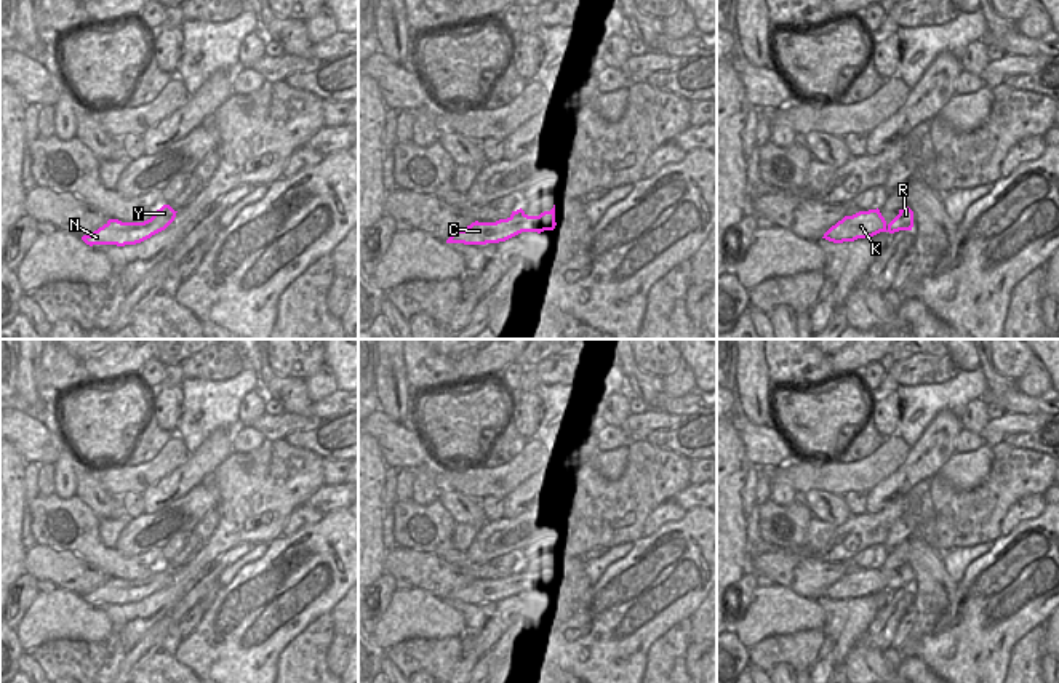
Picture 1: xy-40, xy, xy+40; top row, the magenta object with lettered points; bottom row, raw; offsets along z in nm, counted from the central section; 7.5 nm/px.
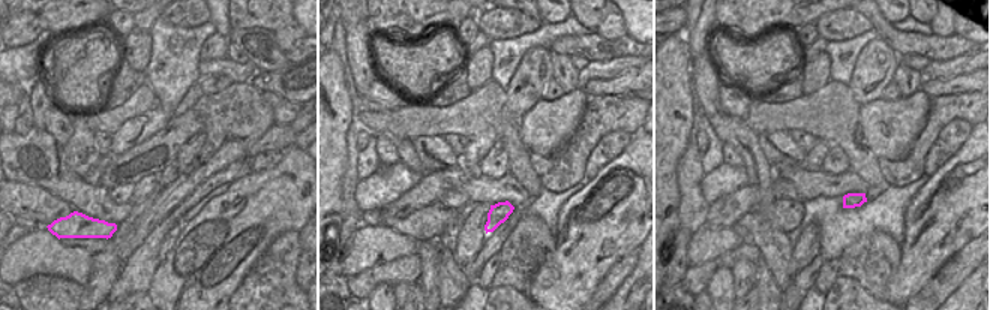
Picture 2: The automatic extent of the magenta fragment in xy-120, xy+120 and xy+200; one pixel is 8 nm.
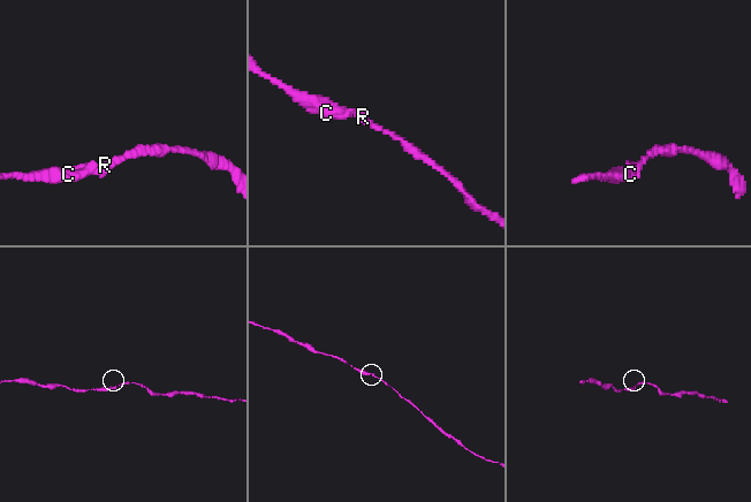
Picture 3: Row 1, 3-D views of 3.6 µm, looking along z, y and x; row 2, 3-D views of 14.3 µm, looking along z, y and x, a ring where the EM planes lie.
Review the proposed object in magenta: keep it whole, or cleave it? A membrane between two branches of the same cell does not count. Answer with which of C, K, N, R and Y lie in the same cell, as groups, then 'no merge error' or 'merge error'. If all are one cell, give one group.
C K N R Y | no merge error

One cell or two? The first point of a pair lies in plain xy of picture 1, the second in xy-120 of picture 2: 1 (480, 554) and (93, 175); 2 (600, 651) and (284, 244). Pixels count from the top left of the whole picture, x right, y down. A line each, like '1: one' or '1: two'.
1: two
2: two

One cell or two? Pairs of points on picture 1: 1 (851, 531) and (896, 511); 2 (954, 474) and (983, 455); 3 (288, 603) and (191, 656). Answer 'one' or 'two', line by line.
1: one
2: one
3: one

